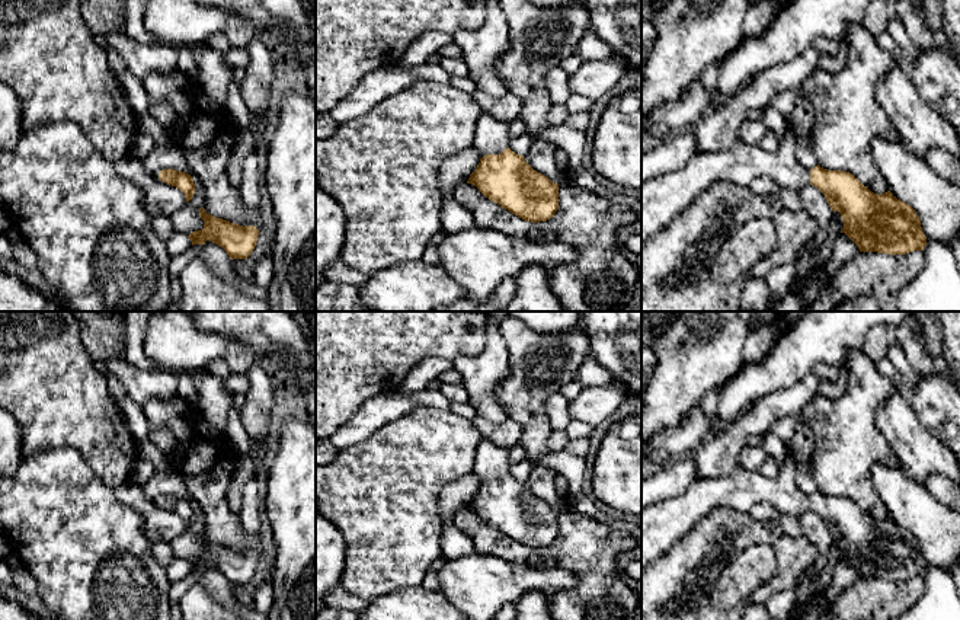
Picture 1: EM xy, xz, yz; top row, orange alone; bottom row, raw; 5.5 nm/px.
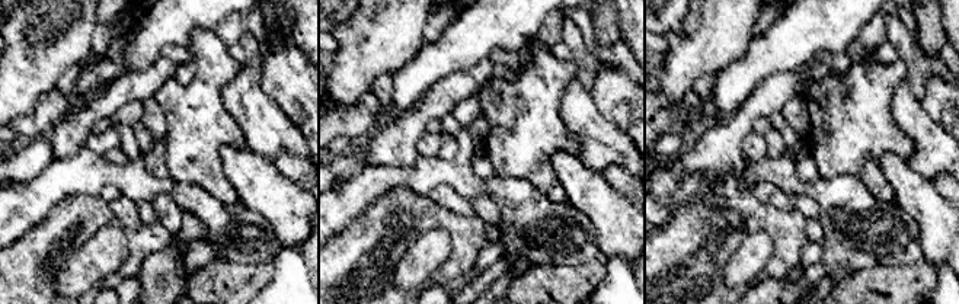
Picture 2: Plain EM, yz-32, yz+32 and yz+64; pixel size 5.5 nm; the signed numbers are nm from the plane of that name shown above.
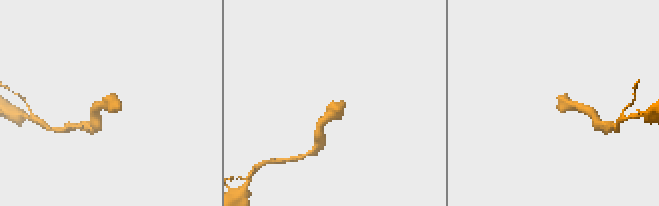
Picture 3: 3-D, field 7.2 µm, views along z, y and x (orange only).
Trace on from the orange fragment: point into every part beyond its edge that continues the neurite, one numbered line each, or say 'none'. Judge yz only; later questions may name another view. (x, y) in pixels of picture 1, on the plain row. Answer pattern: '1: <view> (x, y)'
1: yz (664, 523)

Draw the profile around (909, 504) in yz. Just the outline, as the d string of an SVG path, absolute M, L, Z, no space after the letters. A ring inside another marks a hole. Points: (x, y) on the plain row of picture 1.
M874 464L871 480L893 522L915 536L927 569L953 571L960 562L960 514L935 499L924 483L911 479L902 467Z

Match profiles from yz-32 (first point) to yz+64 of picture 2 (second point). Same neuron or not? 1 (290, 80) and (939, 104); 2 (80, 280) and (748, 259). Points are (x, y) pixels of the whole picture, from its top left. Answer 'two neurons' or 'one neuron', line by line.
1: one neuron
2: one neuron

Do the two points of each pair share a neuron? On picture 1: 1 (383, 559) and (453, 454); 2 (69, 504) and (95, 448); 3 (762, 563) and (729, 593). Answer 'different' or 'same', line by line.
1: same
2: different
3: same

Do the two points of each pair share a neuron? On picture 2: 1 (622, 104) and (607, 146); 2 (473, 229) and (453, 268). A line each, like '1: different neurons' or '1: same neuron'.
1: different neurons
2: same neuron

